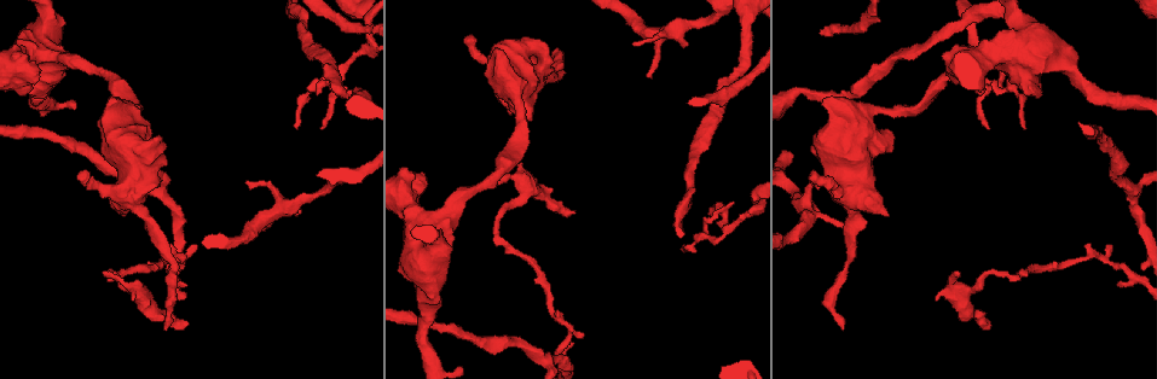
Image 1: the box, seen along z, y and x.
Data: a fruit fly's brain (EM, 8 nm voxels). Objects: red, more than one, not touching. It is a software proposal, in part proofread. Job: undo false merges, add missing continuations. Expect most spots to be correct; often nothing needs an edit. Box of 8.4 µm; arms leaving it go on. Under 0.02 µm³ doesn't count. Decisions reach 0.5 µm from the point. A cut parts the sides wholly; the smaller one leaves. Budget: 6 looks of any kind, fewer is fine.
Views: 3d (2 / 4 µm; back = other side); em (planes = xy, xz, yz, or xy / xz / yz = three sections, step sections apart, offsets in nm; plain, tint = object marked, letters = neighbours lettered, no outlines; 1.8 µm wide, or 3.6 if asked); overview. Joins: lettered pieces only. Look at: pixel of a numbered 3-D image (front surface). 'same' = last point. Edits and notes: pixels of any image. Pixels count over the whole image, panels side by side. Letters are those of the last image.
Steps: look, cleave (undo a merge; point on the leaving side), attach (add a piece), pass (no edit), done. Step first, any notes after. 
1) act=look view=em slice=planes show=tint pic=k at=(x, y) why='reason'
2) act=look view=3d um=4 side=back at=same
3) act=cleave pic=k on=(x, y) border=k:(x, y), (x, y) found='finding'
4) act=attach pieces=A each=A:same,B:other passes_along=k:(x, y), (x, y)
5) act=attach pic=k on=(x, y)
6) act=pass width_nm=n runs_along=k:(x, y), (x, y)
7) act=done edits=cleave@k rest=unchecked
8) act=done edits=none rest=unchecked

act=look view=3d um=2 side=back pic=1 at=(575, 212) why='an open end'

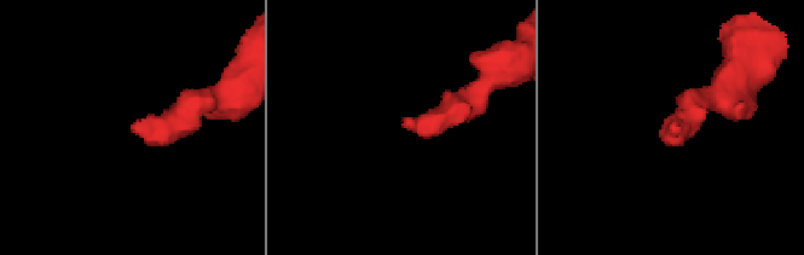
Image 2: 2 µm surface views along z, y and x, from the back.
act=look view=em slice=xz step=4 show=tint pic=2 at=(402, 118)

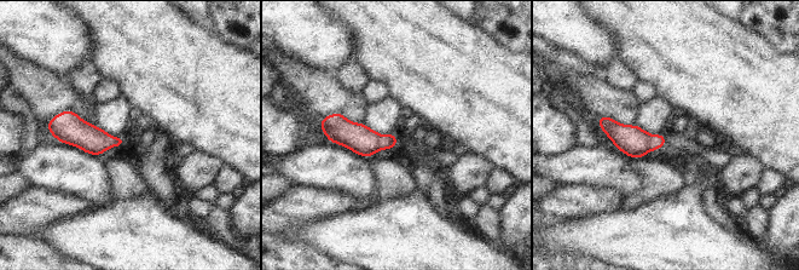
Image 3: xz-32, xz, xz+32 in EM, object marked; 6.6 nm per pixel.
act=look view=em slice=xz step=4 show=letters at=same why='see the neighbours'

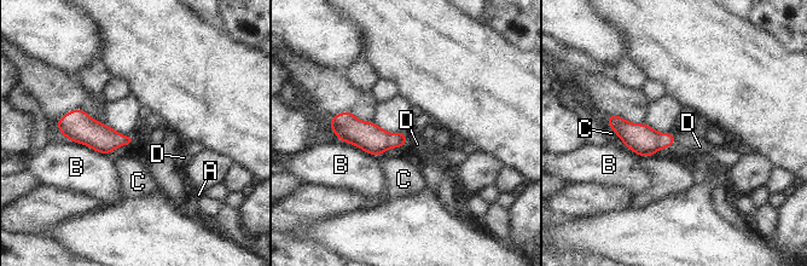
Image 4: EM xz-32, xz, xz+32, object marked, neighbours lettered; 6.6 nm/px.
act=pass each=A:other,B:other,C:other,D:other border=4:(673, 133), (673, 138), (677, 142) found='none of them fits'

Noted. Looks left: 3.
act=look view=em slice=planes show=plain pic=1 at=(572, 344)

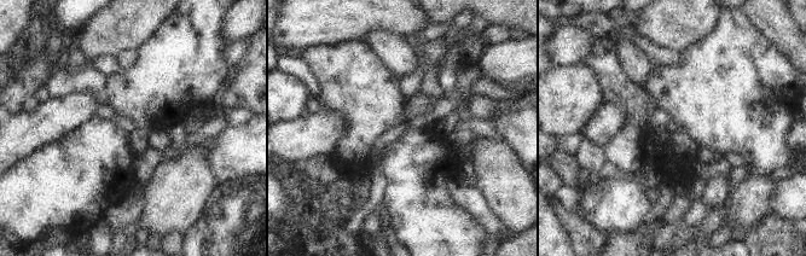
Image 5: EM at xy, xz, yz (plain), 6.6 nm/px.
act=look view=em slice=planes show=letters at=same

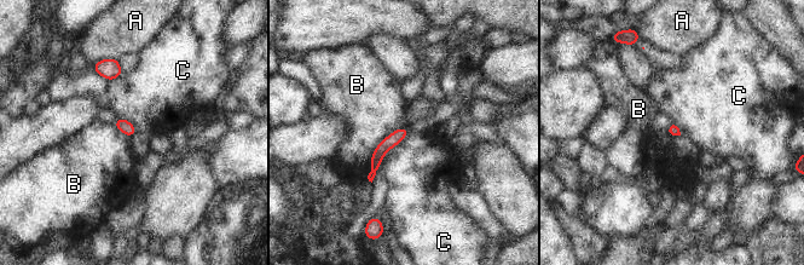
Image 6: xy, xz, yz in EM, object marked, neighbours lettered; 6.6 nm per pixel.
act=pass longest_contact=B:440nm each=A:other,B:other,C:other border=6:(408, 126), (374, 150), (366, 176) found='none of them fits'

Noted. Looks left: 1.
act=done edits=none rest=unchecked

